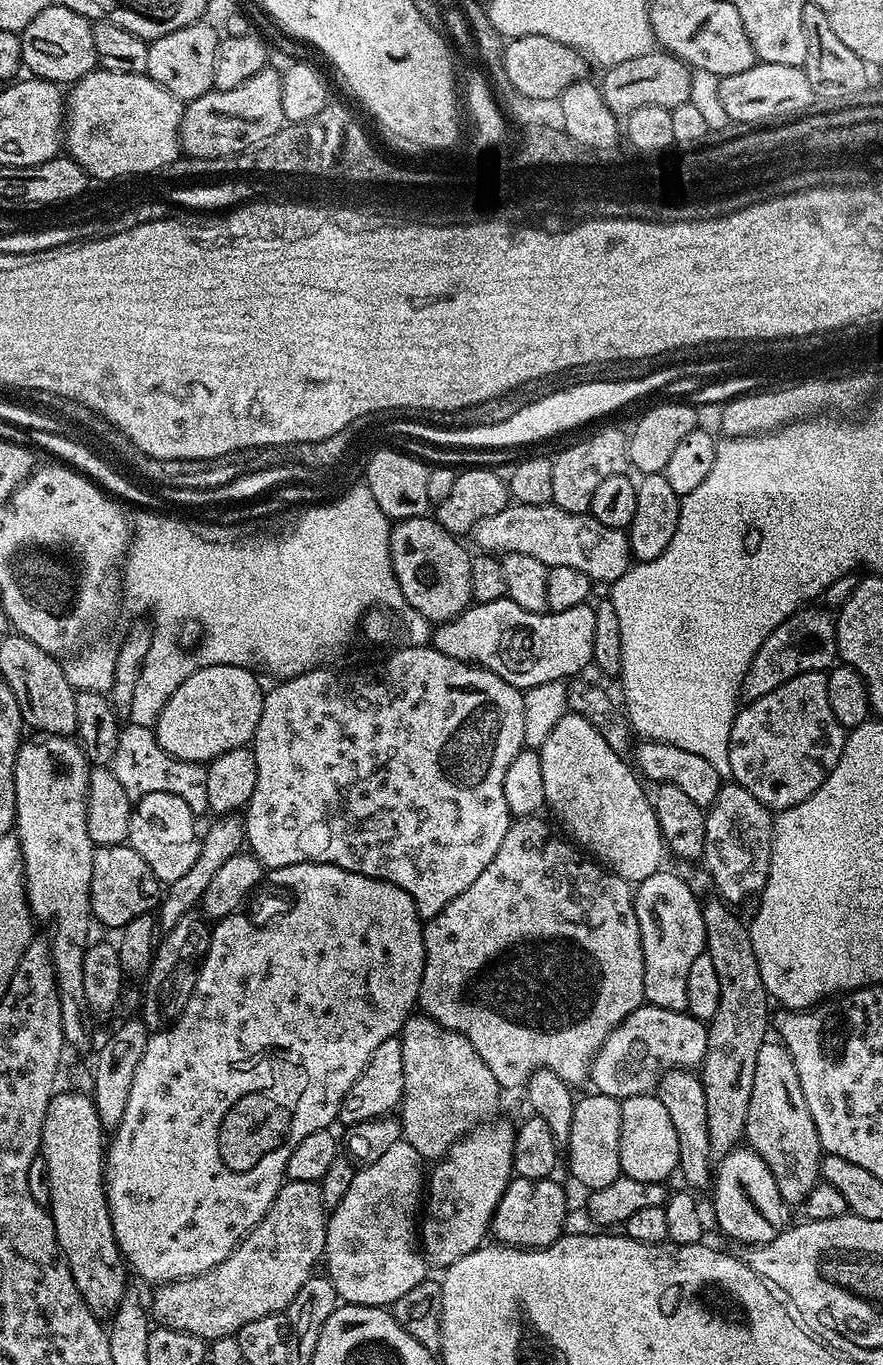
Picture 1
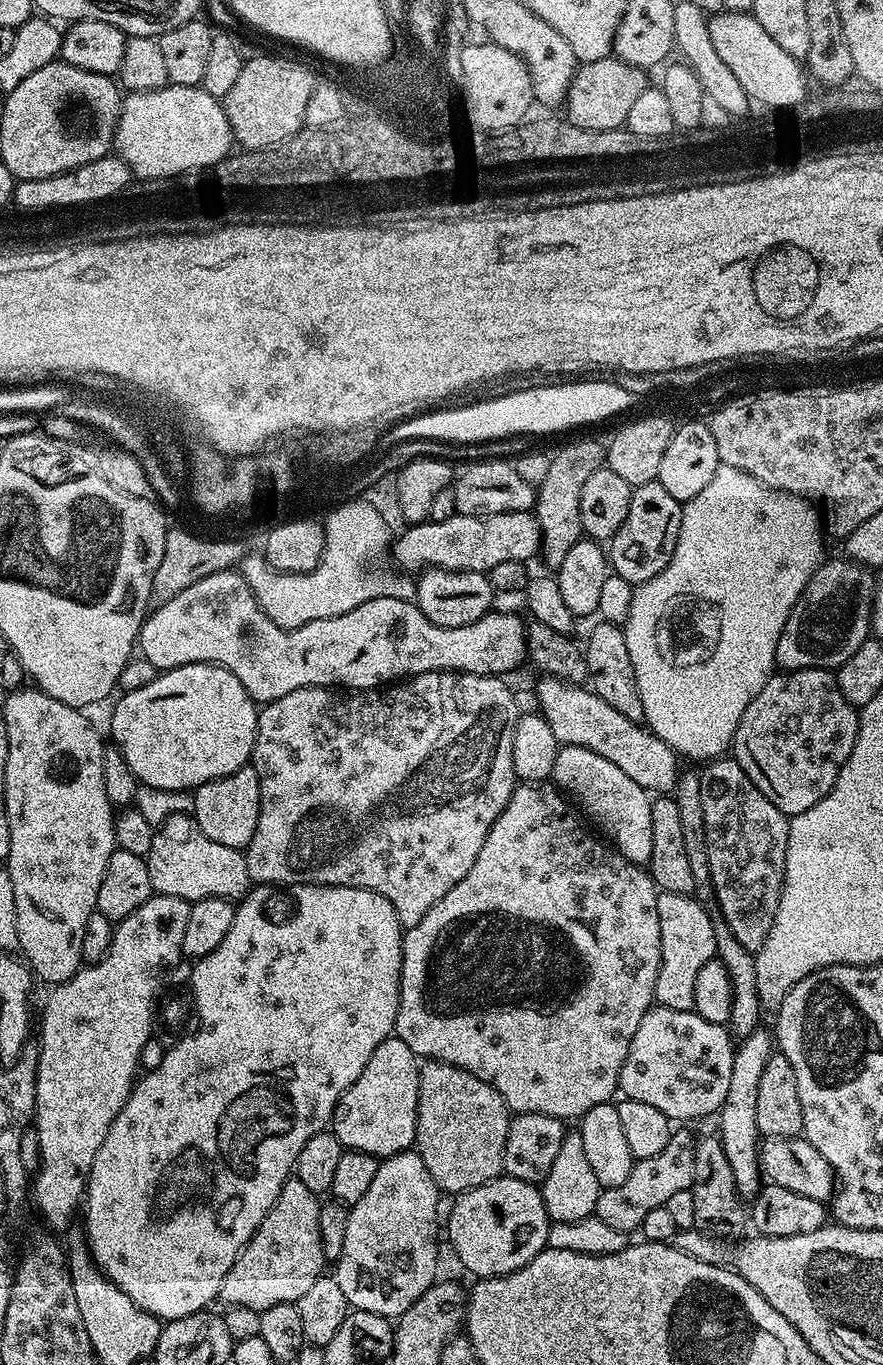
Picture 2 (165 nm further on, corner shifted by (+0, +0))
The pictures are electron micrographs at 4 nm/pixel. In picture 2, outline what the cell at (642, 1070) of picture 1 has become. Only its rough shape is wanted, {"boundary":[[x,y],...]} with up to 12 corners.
{"boundary":[[653,1006],[619,1091],[673,1122],[719,1113],[733,1037]]}

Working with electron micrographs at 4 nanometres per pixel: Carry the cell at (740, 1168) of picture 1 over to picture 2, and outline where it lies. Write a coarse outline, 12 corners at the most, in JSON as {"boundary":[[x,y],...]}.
{"boundary":[[761,1026],[735,1047],[718,1139],[736,1192],[762,1187],[758,1082],[774,1055]]}

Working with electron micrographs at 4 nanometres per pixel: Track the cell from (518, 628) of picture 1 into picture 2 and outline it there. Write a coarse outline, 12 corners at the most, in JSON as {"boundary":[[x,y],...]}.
{"boundary":[[225,570],[155,605],[156,670],[217,664],[265,705],[427,672],[500,678],[523,619],[367,600],[280,628]]}

